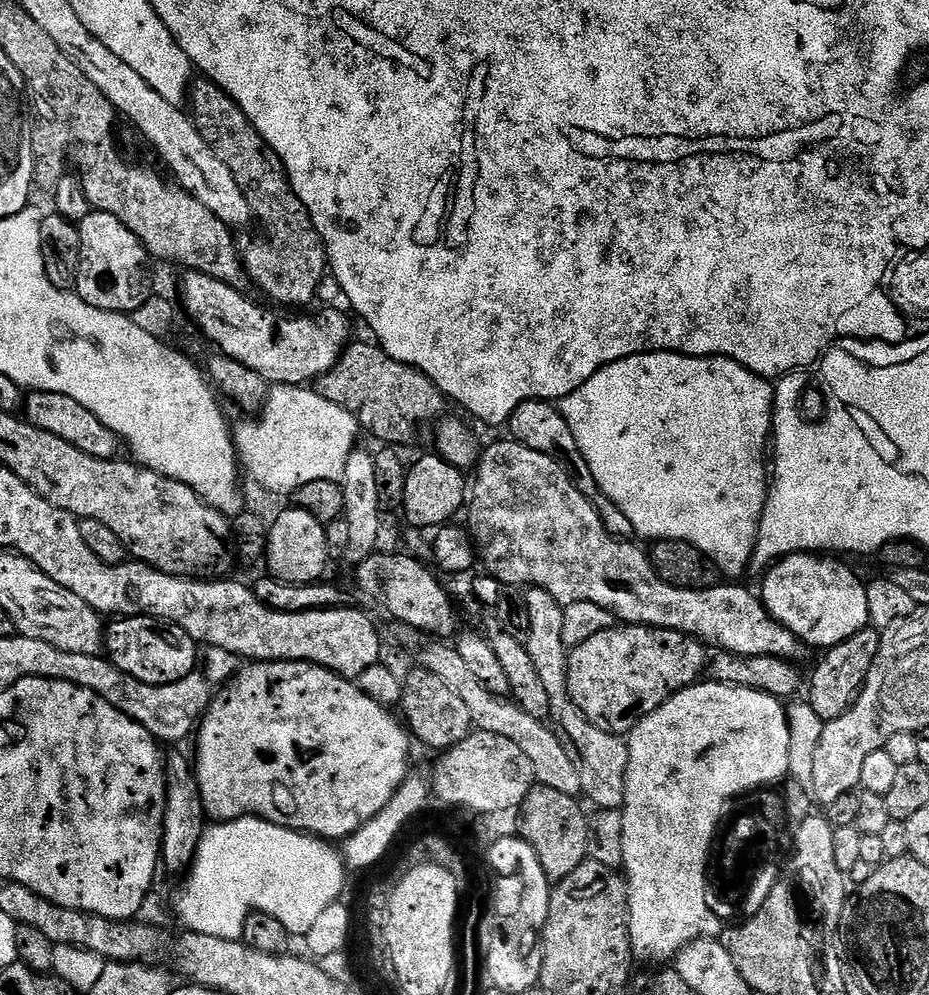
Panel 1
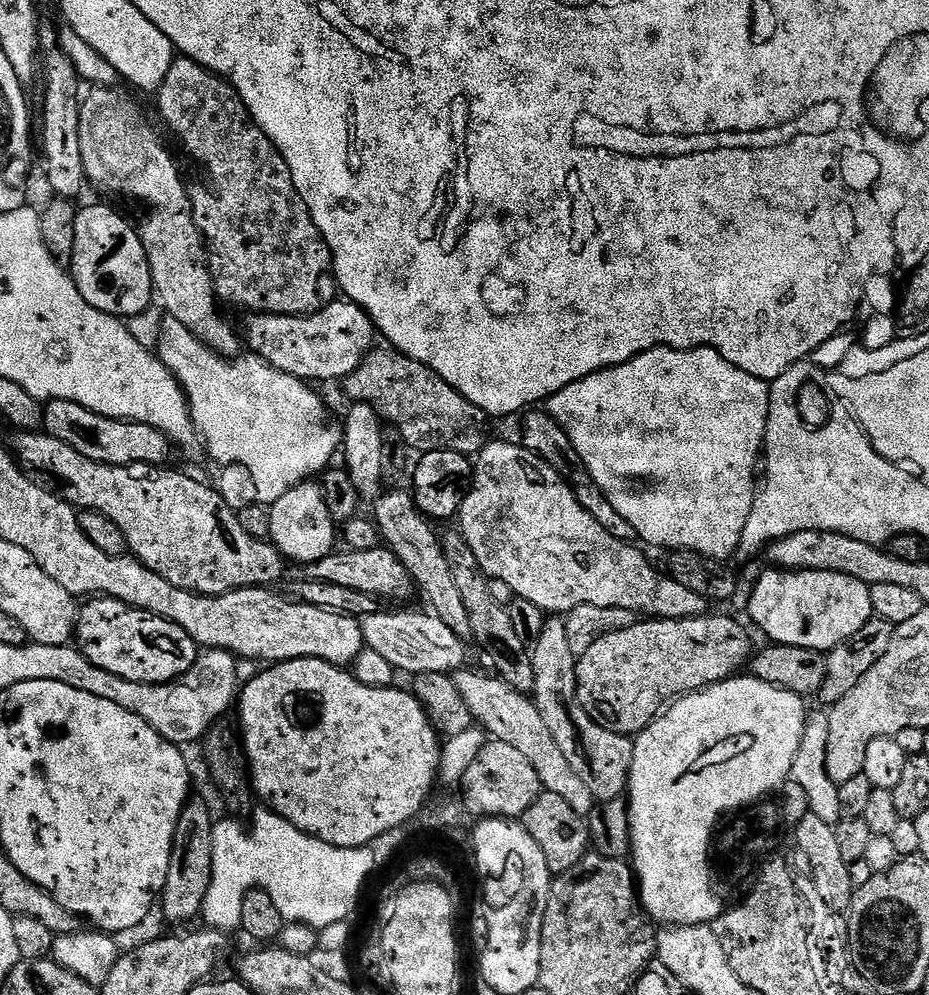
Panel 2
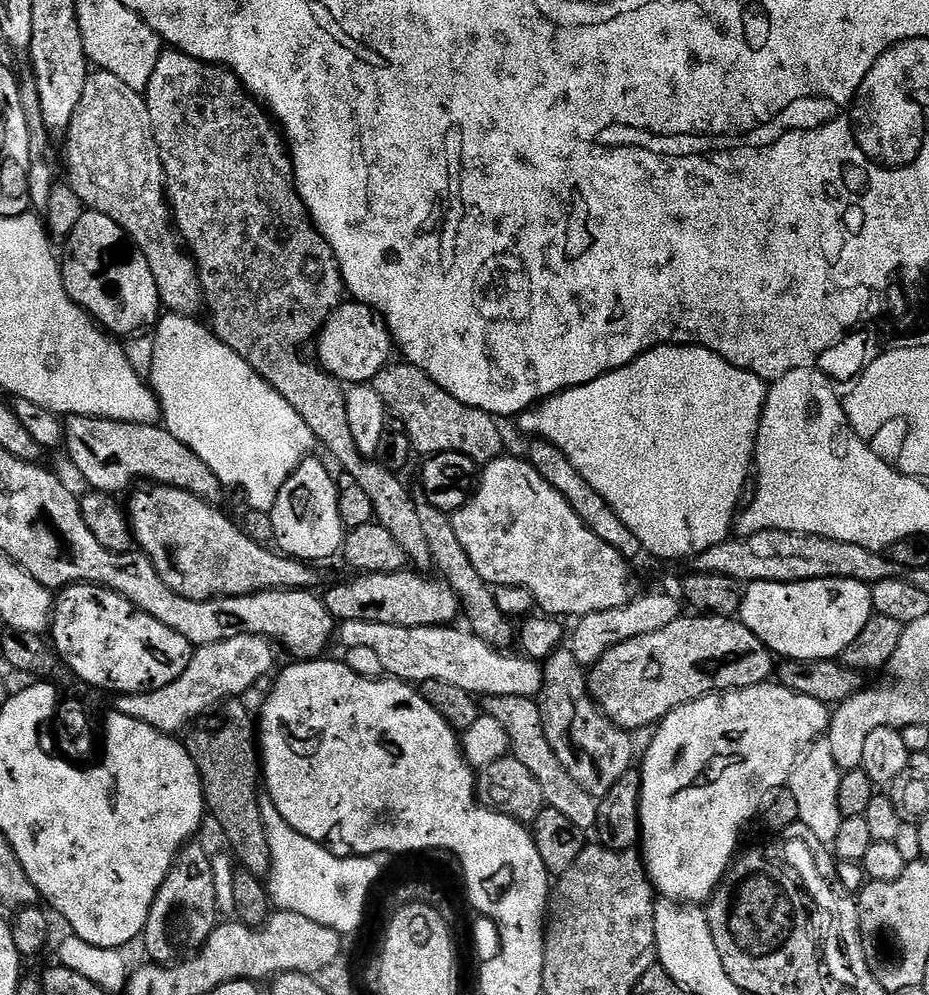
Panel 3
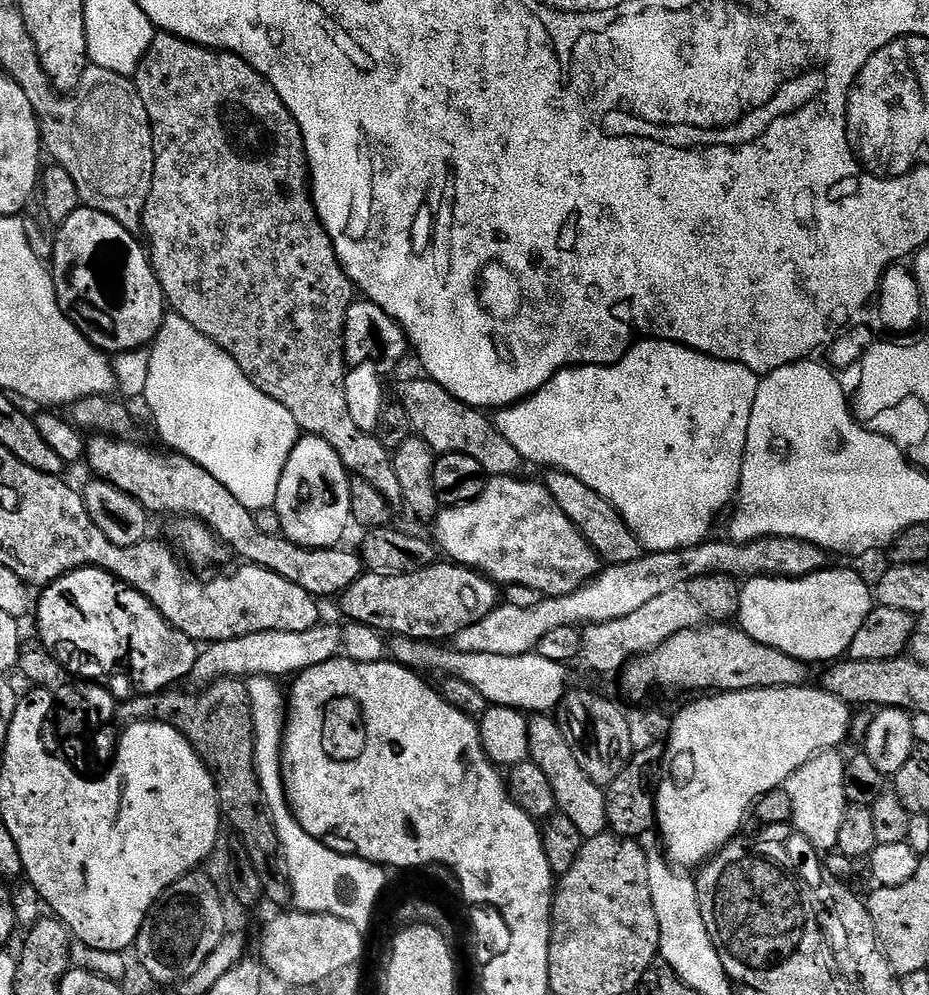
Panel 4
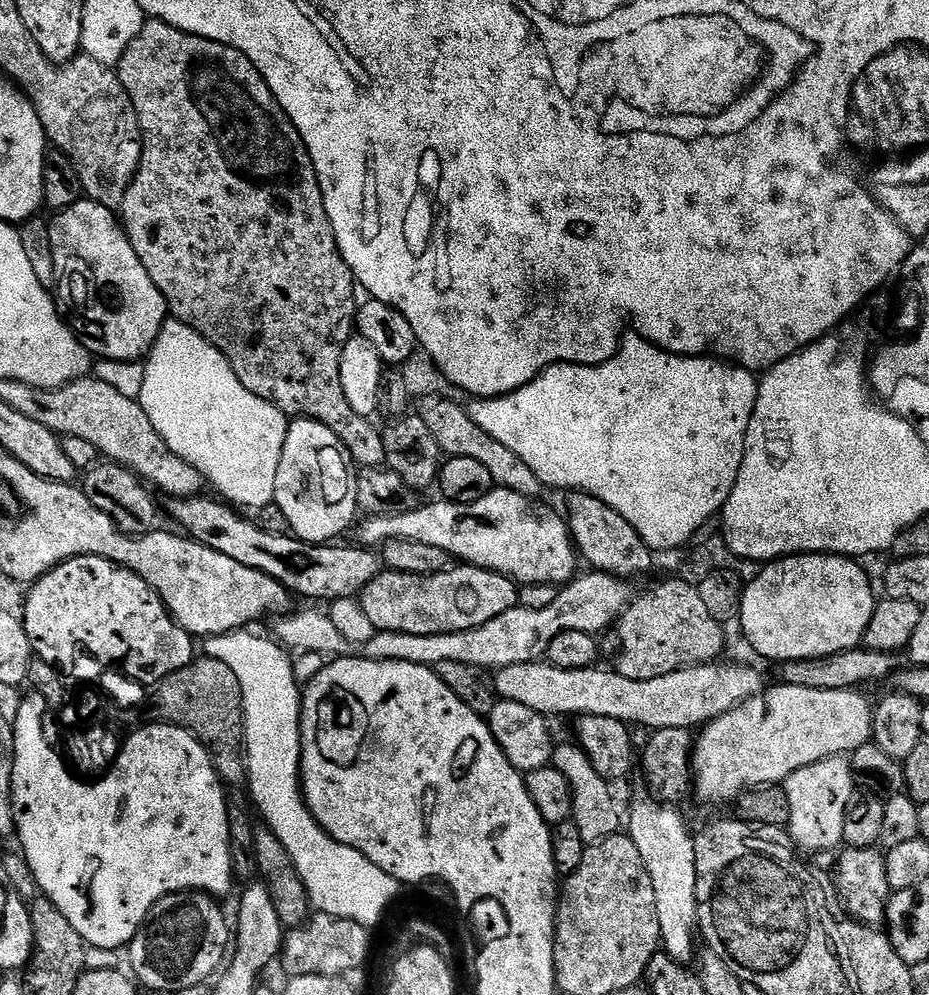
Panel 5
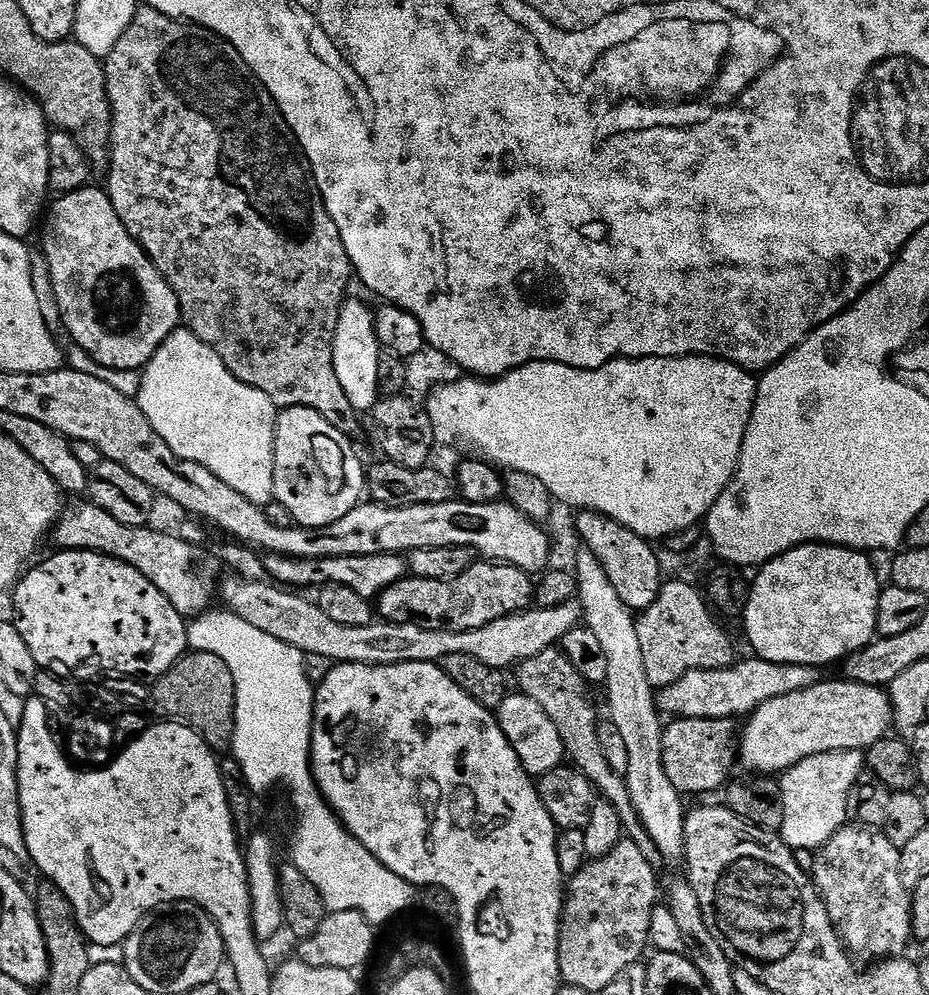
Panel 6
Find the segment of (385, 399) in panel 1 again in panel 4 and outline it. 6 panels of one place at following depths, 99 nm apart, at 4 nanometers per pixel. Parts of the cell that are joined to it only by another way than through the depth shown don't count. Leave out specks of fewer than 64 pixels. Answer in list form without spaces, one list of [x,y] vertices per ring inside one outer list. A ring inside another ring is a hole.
[[[427,378],[420,380],[408,380],[400,388],[399,403],[404,405],[406,414],[412,423],[412,431],[415,435],[422,437],[432,451],[437,454],[453,452],[454,454],[470,454],[470,458],[478,458],[482,470],[489,477],[494,476],[520,476],[526,462],[502,438],[502,434],[496,429],[495,423],[488,420],[479,408],[472,408],[466,402],[454,398],[442,386],[438,386]]]

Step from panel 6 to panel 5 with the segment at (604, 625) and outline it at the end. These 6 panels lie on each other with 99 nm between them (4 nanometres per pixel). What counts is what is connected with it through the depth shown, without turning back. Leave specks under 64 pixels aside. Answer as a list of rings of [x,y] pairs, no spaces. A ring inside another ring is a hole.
[[[655,799],[636,800],[632,804],[632,817],[626,820],[626,835],[638,846],[638,854],[642,854],[642,862],[650,874],[650,882],[654,882],[654,902],[658,906],[658,926],[660,927],[660,943],[663,951],[673,960],[688,962],[697,951],[698,944],[698,905],[696,902],[696,841],[693,833],[688,833],[684,820],[675,812],[675,807]]]

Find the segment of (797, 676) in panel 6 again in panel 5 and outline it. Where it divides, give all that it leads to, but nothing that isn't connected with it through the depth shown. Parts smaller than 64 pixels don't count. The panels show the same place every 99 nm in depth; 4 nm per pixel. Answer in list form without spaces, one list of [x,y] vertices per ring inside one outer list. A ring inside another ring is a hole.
[[[547,662],[519,664],[495,673],[494,691],[499,699],[522,702],[522,706],[530,706],[530,710],[541,712],[546,718],[605,716],[629,726],[641,724],[647,730],[696,730],[765,691],[764,676],[758,669],[724,663],[697,664],[649,680],[631,680],[621,672],[607,672],[601,666],[562,670]]]

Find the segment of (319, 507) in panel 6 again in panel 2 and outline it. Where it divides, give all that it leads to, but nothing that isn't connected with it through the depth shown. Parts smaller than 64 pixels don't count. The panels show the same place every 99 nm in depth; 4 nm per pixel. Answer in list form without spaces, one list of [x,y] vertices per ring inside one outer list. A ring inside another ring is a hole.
[[[305,482],[286,490],[278,502],[271,504],[269,520],[270,543],[284,555],[285,561],[292,563],[293,560],[297,566],[303,566],[333,552],[338,526],[330,518],[330,510],[326,510],[319,483]]]

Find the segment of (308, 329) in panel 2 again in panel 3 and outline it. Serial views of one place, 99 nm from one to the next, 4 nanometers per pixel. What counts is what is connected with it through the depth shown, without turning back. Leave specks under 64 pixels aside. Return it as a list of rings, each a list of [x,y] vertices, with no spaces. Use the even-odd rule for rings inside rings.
[[[363,302],[348,303],[333,308],[332,315],[321,328],[320,335],[314,341],[315,359],[324,371],[331,372],[345,385],[368,384],[375,381],[376,375],[393,359],[394,341],[372,305]]]

